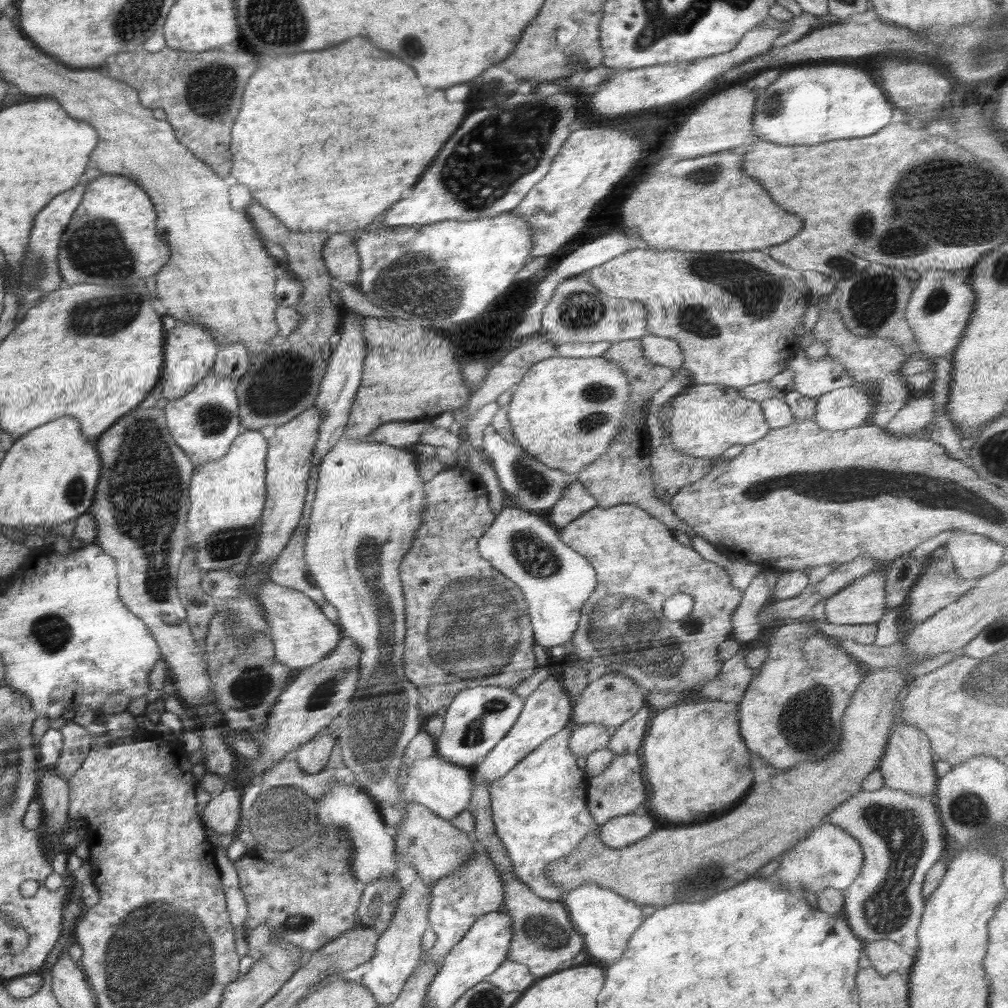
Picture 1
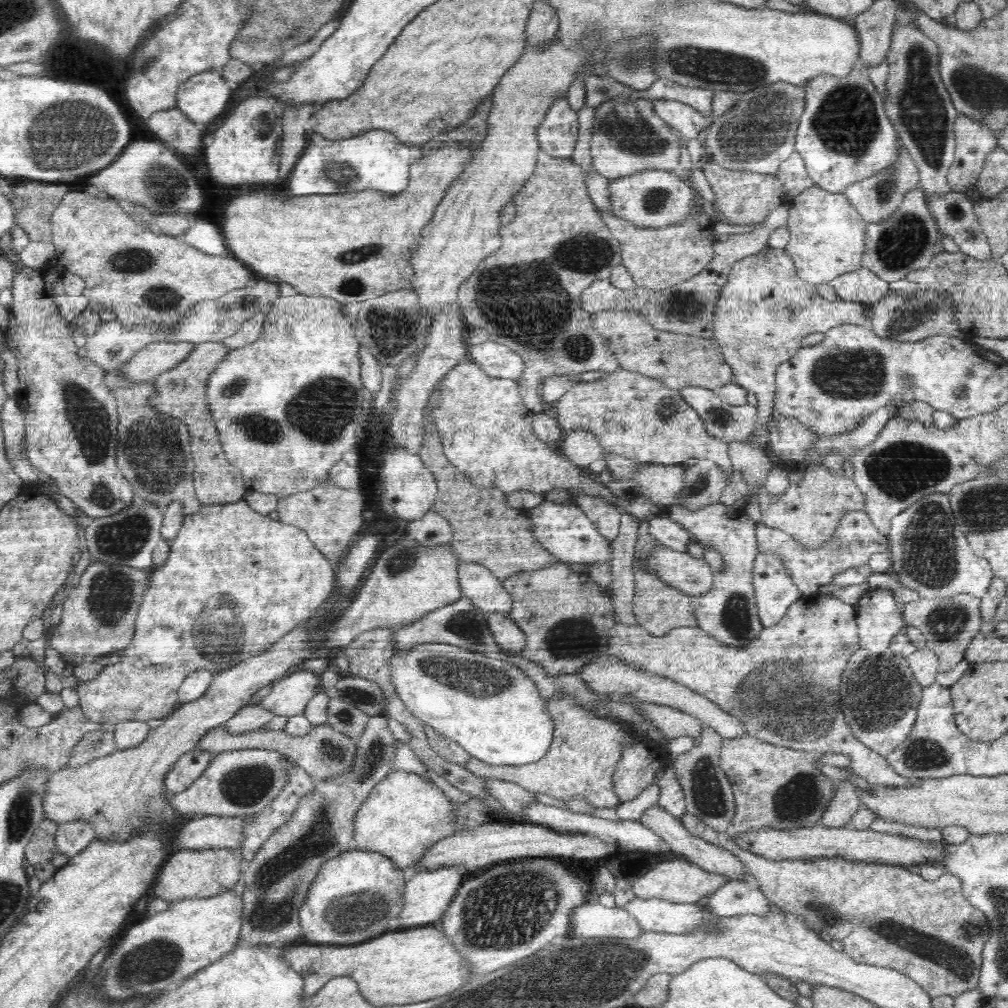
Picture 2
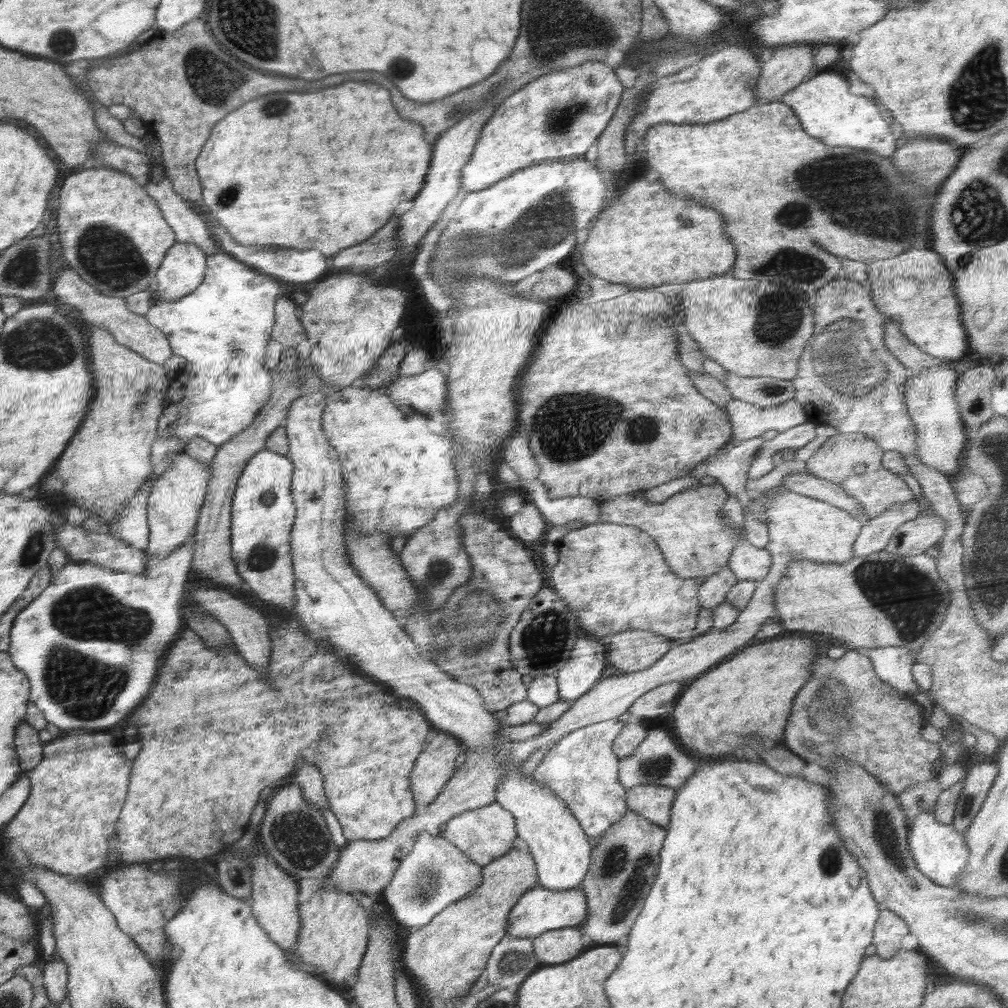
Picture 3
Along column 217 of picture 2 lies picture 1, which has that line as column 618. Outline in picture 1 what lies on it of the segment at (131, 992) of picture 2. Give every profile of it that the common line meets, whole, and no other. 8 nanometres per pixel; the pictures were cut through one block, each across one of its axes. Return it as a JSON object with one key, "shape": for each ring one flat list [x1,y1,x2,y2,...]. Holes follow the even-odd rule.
{"shape":[[580,884,576,890,566,893,562,898,570,920,584,939,584,946,588,954,602,962,616,962,626,950,626,944,634,930,644,922,646,914,642,911,643,905,624,898,608,888,598,884]]}

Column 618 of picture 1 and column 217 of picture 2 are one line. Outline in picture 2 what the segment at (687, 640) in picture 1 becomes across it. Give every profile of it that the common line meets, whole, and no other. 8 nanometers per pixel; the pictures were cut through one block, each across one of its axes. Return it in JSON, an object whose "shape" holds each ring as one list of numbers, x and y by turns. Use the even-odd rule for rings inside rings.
{"shape":[[245,500,228,504,202,505,198,512,184,518,178,534,170,542,170,555,166,563,150,571,149,588,143,594,144,599,135,620,135,633,129,646,120,650,120,662,104,667,96,678,77,686,78,706,92,722,118,724,127,720,144,722,151,718,164,719,179,706,178,690,192,672,208,669,217,675,219,672,224,672,224,669,232,668,247,658,258,656,261,652,268,650,281,636,287,635,300,623,306,623,314,614,314,610,320,608,322,602,329,598,336,588,336,567,320,553,320,550,316,549,306,532,301,528,270,519,268,515,252,510]]}

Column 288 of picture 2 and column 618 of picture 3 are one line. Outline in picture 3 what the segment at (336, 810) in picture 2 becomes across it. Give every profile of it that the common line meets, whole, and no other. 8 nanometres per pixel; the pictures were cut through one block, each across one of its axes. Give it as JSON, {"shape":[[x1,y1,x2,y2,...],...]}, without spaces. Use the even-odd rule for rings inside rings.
{"shape":[[626,810,616,824,592,847,589,867,581,889,587,898,587,919,580,926,586,944,621,945,643,909,646,895,658,874,660,855,667,830]]}

